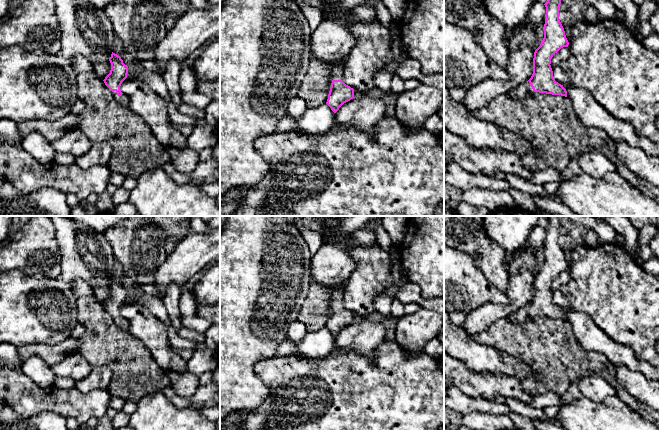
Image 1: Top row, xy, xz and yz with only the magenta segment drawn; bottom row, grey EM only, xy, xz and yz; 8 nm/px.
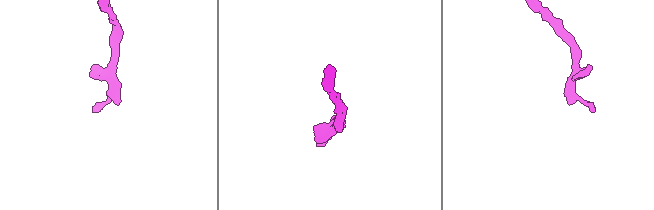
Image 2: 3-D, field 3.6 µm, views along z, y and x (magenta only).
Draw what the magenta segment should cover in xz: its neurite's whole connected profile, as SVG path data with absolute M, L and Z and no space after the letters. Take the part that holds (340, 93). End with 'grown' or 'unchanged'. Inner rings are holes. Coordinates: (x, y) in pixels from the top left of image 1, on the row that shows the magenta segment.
M347 56L340 59L337 65L331 70L333 80L326 104L334 113L336 113L344 103L354 98L354 89L342 81L344 63L346 60Z | grown

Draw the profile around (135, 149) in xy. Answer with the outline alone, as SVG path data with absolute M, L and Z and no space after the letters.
M93 71L77 74L76 84L78 99L85 104L79 114L78 127L92 143L106 141L111 145L112 153L108 167L112 172L138 178L145 171L163 167L170 161L167 148L157 140L143 118L129 107L121 105L104 81Z

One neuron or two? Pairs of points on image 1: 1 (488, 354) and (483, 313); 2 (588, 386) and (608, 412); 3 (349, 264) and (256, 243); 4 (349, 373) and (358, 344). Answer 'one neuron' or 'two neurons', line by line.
1: two neurons
2: two neurons
3: two neurons
4: two neurons

